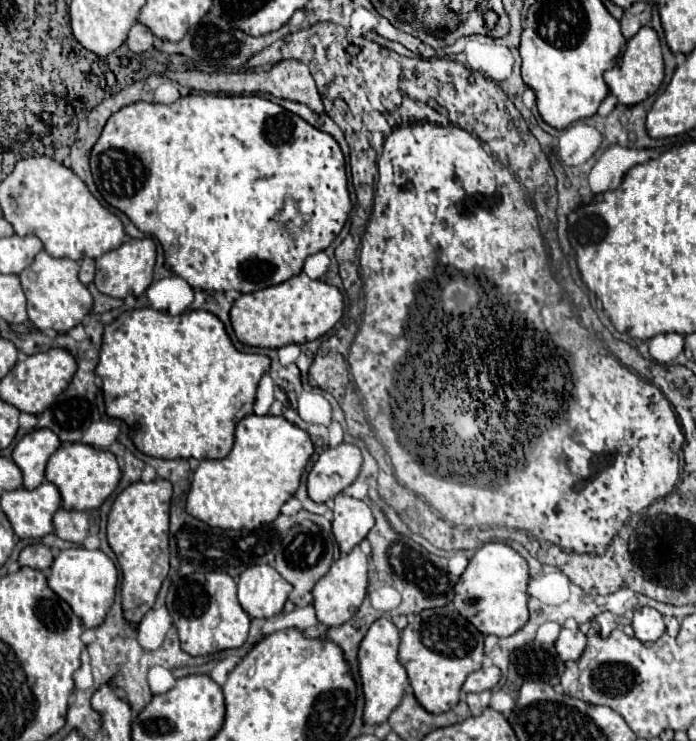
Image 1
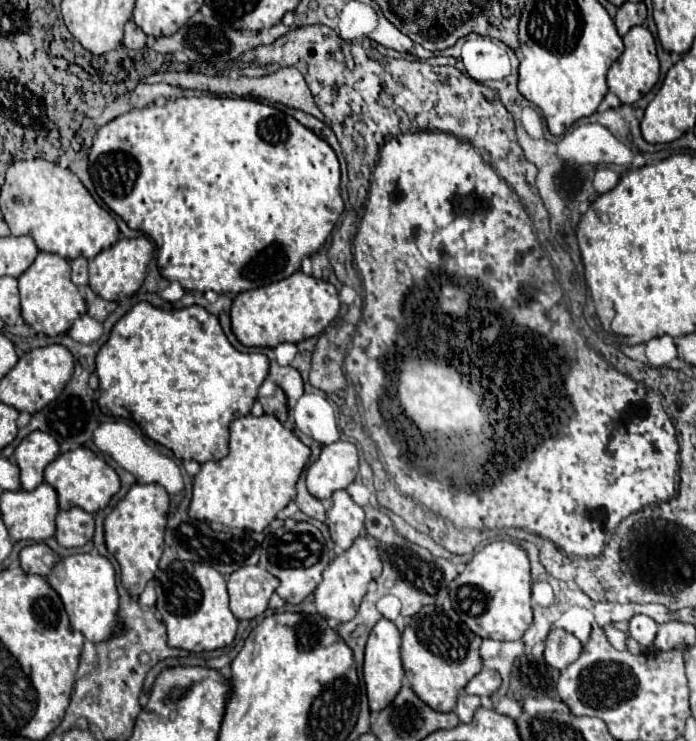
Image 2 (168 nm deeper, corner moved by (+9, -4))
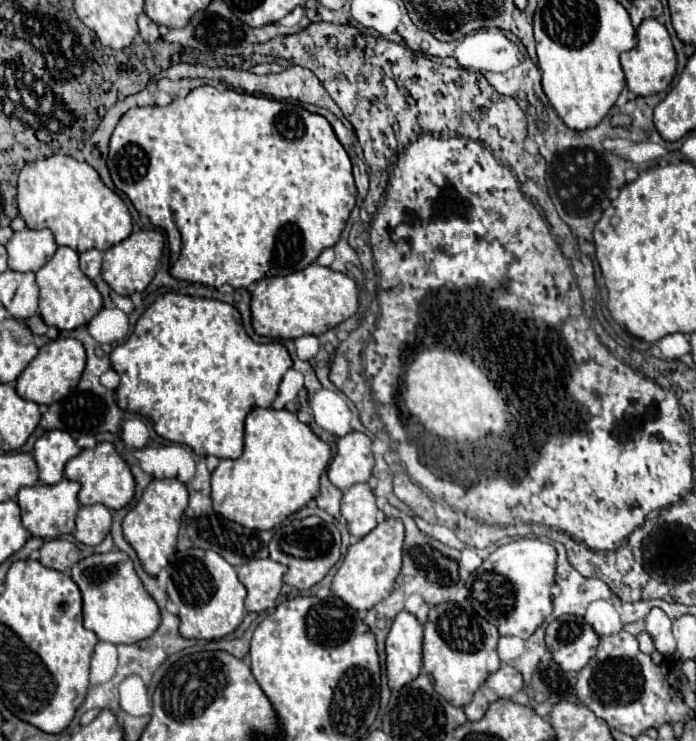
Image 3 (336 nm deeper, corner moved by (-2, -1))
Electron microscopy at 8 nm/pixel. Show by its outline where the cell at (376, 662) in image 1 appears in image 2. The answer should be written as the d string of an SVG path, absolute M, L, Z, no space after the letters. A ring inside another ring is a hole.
M380 619L370 631L364 651L364 683L366 683L370 713L378 713L384 707L388 707L388 703L392 703L392 699L398 695L402 687L402 679L404 679L404 669L400 663L400 633L392 621Z

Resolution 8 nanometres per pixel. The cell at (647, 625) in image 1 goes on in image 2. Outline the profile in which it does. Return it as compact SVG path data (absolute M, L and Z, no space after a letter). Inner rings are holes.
M634 615L630 619L630 635L644 647L650 647L654 637L656 637L656 621L652 621L650 617L646 615Z

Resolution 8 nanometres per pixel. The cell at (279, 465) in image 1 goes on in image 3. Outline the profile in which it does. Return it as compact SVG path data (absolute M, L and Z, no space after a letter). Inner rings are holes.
M253 408L245 420L245 450L237 460L221 460L211 476L213 508L245 528L271 530L319 494L319 478L331 448L297 414L275 408Z

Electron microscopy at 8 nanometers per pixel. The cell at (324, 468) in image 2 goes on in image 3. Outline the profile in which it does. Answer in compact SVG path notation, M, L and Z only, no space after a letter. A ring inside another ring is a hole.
M349 432L337 440L337 454L331 460L327 474L339 490L347 490L357 482L367 482L373 466L371 438L363 432Z

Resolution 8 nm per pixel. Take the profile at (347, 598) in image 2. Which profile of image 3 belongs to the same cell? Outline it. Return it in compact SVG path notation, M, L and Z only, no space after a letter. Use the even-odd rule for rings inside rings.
M385 518L367 536L359 538L355 544L351 544L347 550L347 556L343 558L343 564L339 566L337 574L333 576L335 596L339 596L345 604L349 604L351 608L355 608L359 612L371 610L375 604L379 604L383 598L387 598L391 594L395 578L401 570L403 538L405 538L403 522L399 518Z

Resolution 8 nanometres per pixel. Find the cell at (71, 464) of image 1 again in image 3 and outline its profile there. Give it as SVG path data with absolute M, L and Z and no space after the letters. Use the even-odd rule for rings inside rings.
M101 442L91 450L81 450L81 454L67 462L65 476L81 484L81 504L105 504L111 510L121 510L133 500L135 494L135 478L111 442Z

